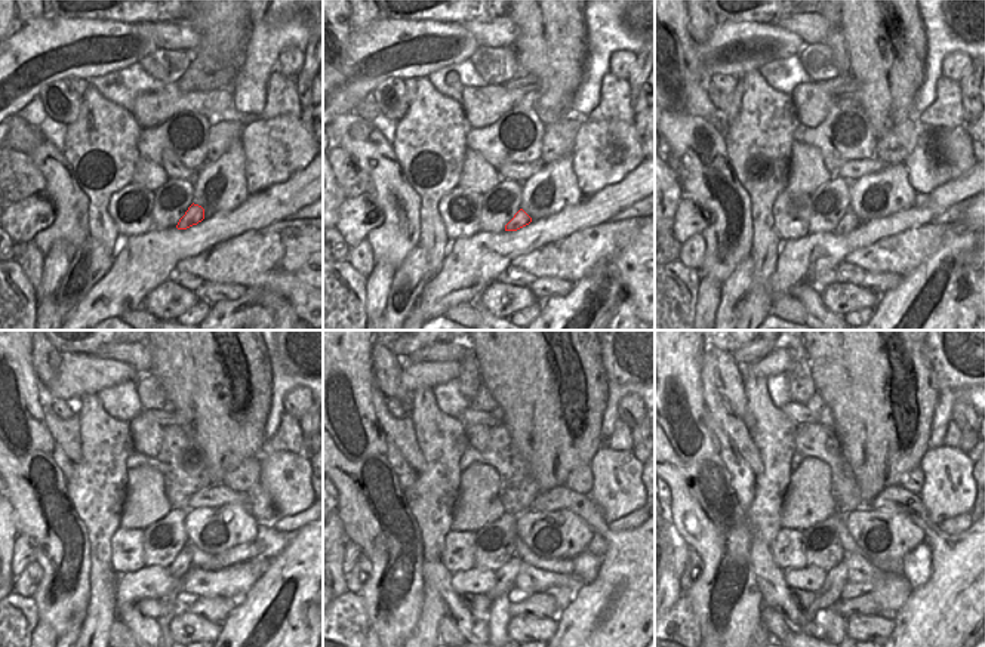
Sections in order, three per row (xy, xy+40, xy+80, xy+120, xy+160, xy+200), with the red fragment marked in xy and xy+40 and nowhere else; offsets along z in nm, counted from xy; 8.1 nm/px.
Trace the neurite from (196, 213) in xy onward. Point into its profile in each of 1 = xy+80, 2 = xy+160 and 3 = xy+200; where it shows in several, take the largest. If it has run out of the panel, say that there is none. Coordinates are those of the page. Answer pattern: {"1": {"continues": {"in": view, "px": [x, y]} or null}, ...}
{"1": {"continues": {"in": "xy+80", "px": [850, 221]}}, "2": {"continues": {"in": "xy+160", "px": [505, 576]}}, "3": {"continues": {"in": "xy+200", "px": [828, 594]}}}

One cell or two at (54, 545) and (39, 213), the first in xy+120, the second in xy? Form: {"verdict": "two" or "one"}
{"verdict": "two"}

